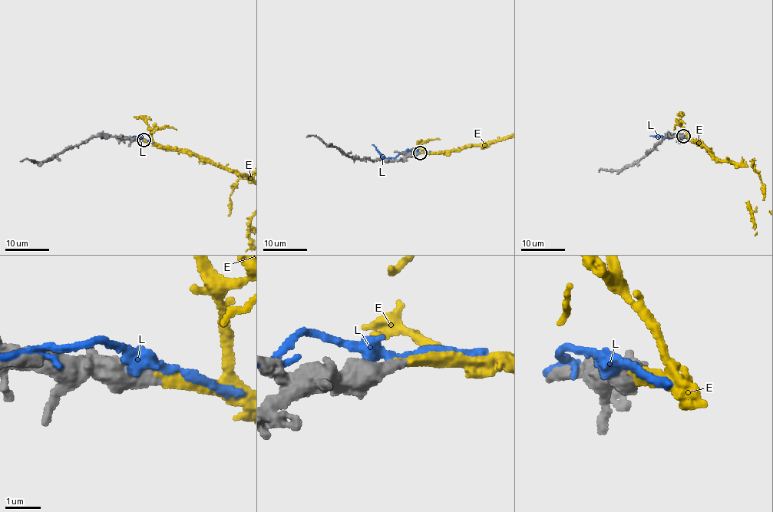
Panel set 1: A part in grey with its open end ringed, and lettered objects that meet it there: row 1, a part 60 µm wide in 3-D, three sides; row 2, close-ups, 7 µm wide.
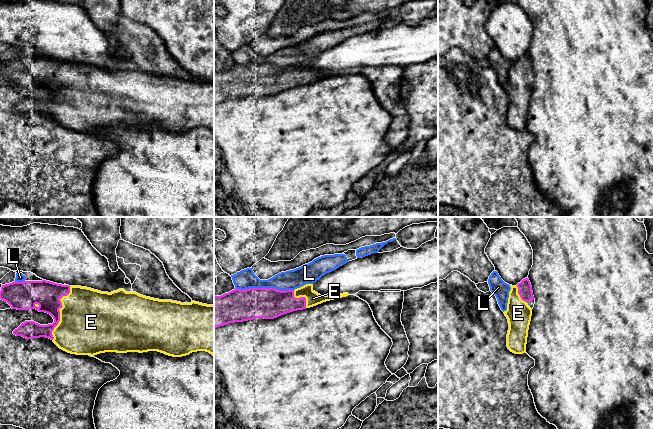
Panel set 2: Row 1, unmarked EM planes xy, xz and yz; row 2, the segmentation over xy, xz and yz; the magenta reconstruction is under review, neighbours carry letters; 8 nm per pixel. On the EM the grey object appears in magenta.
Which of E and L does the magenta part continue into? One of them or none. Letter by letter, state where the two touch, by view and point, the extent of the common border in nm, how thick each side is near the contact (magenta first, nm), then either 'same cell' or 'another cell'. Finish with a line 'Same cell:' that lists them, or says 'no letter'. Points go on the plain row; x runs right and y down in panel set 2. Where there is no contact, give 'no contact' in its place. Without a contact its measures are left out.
E: meets magenta in xy at (59, 88); contact 460 nm long; 220 nm thick on the magenta side, 480 nm on the other; same cell
L: meets magenta in xz at (264, 64); contact 480 nm long; 260 nm thick on the magenta side, 160 nm on the other; another cell
Same cell: E

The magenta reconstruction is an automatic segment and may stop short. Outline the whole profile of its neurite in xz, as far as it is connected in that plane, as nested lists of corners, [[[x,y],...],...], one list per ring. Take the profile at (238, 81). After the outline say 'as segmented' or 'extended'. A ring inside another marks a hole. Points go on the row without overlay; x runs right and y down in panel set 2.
[[[313,60],[286,67],[275,64],[235,64],[229,69],[214,72],[214,104],[256,94],[274,95],[348,71],[320,71],[313,66]]]; extended

